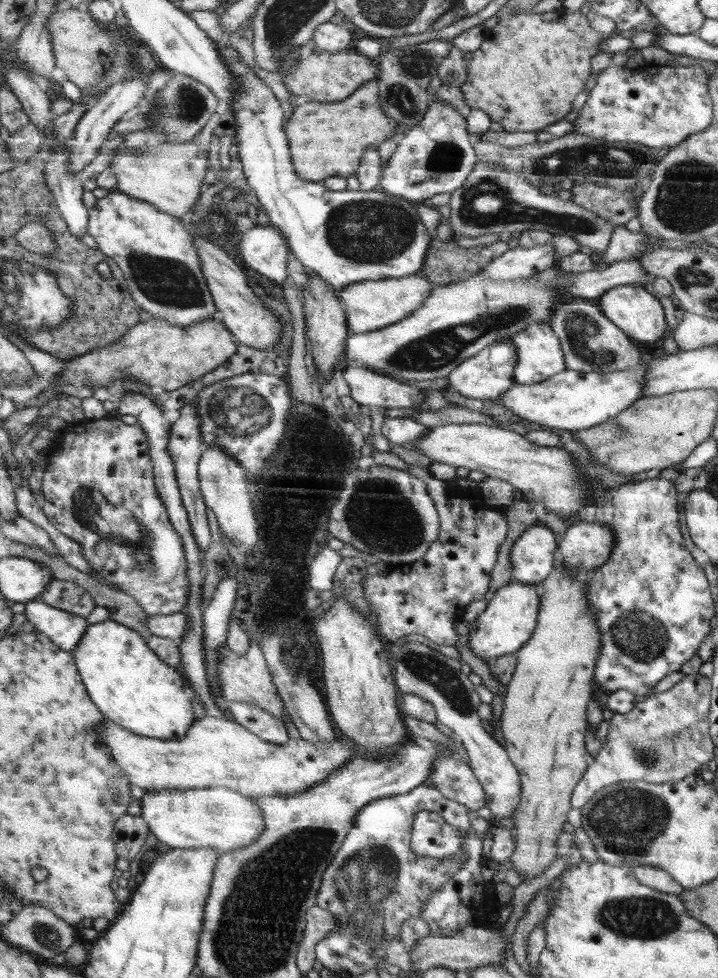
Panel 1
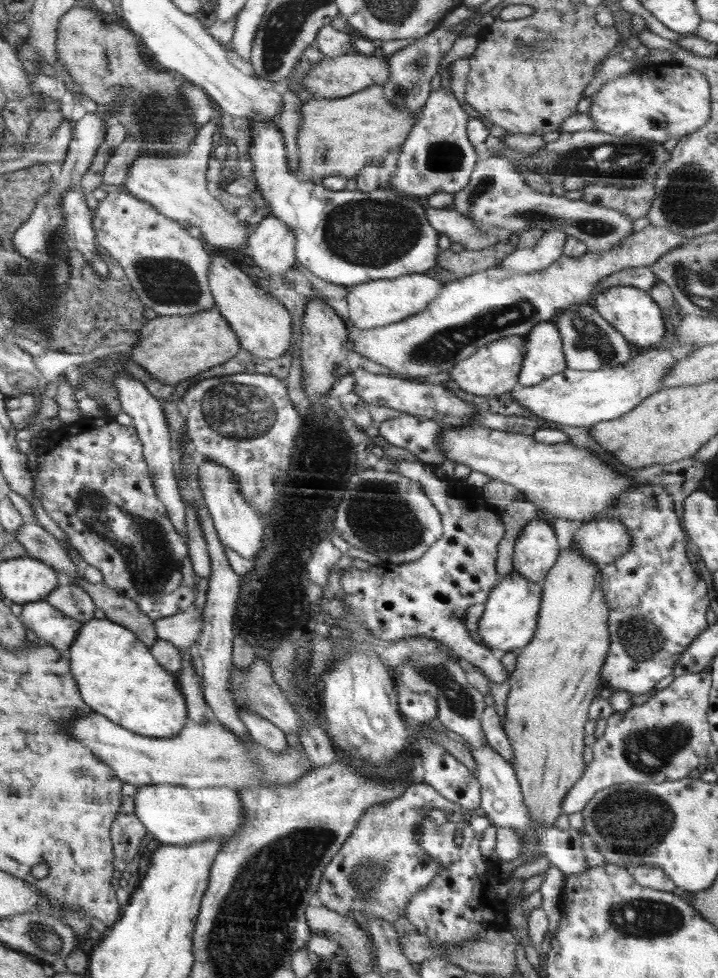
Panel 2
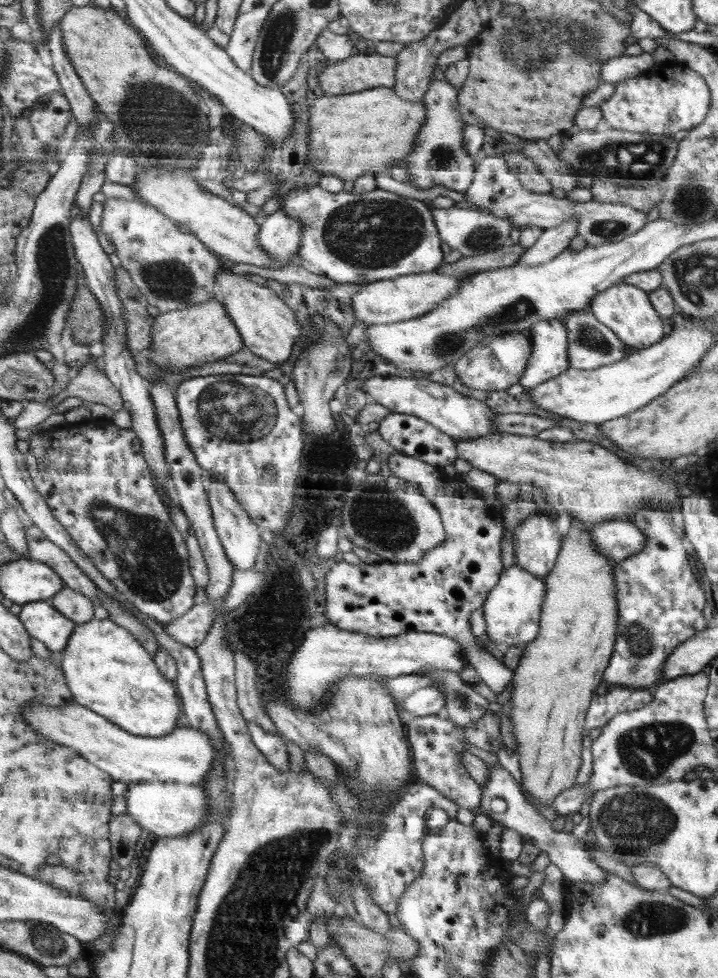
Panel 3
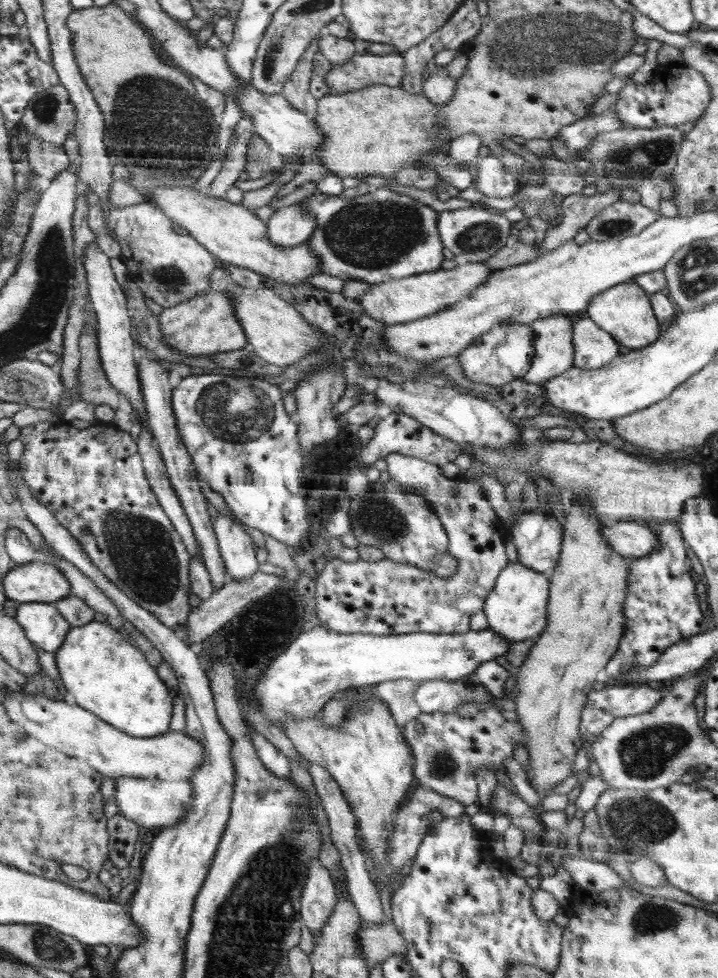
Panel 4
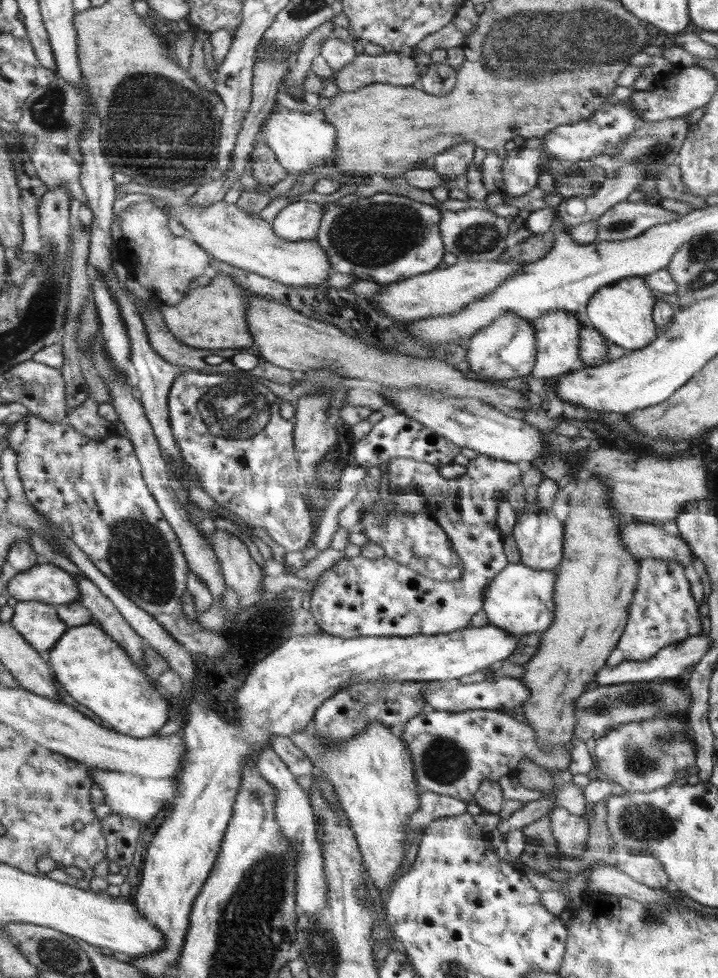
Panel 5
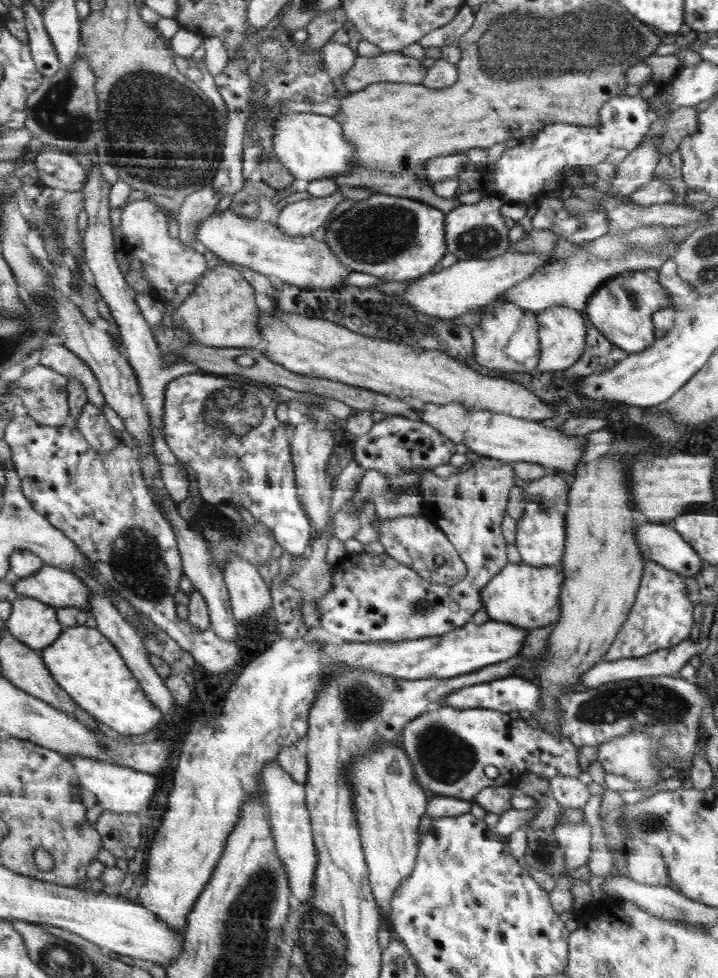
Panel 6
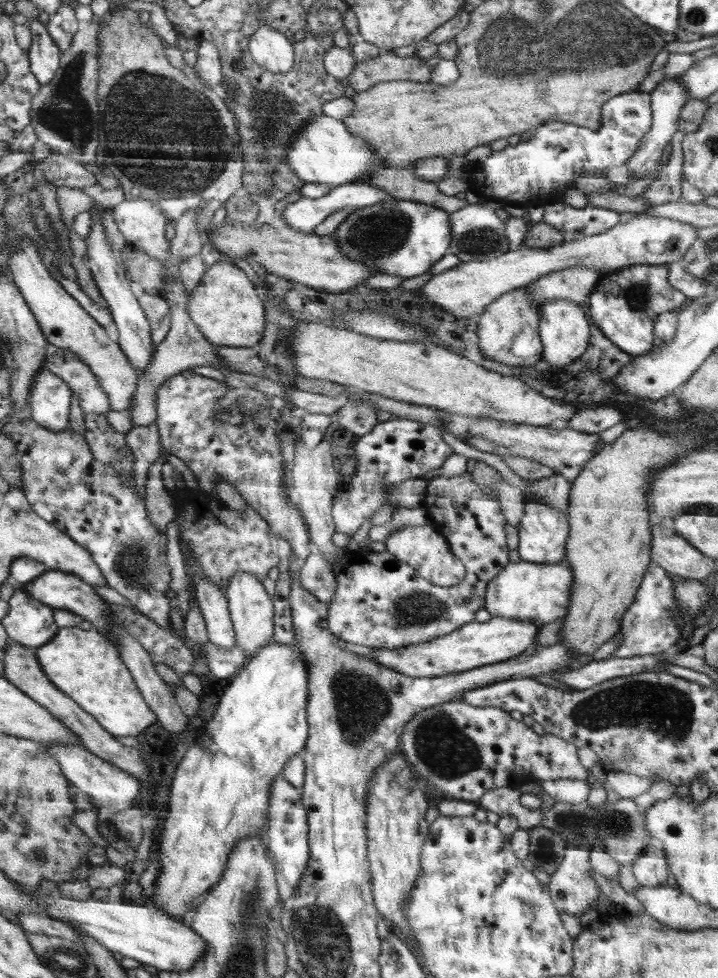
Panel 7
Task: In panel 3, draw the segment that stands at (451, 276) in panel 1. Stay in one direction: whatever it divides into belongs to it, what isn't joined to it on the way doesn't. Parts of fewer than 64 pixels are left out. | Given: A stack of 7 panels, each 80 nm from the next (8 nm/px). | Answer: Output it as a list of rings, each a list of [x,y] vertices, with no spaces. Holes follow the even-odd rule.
[[[511,244],[495,248],[480,255],[461,257],[454,263],[442,264],[438,268],[438,274],[448,276],[462,276],[465,272],[476,274],[485,270],[492,270],[516,264],[517,260],[525,254],[526,248],[518,244]]]

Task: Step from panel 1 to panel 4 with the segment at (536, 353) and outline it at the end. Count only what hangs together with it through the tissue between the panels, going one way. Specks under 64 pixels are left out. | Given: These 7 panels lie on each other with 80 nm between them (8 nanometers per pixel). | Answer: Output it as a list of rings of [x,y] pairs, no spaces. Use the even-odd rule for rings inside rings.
[[[554,315],[529,324],[533,329],[534,358],[523,380],[542,385],[574,366],[574,320]]]

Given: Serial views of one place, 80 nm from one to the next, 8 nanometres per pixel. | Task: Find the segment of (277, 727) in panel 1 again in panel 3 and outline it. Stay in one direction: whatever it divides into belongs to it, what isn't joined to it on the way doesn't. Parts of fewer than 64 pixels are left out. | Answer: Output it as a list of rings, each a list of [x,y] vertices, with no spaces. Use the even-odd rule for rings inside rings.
[[[247,722],[249,732],[256,748],[273,764],[280,772],[290,770],[289,757],[286,745],[278,738],[278,733],[268,732],[258,724]]]

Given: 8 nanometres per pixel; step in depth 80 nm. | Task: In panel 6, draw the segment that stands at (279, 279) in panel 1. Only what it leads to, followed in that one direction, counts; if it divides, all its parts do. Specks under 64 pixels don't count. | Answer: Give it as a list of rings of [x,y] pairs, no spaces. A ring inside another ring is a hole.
[[[340,186],[336,192],[325,197],[312,197],[286,205],[280,212],[276,226],[290,236],[318,236],[337,204],[348,198],[353,202],[372,198],[373,194],[354,186]]]

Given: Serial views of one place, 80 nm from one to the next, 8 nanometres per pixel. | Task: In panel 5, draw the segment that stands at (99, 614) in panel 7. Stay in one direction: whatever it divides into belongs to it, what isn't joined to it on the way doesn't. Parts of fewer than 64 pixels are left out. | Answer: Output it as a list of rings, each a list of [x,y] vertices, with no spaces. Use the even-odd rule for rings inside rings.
[[[49,562],[36,564],[28,572],[17,572],[8,582],[6,595],[17,601],[34,600],[56,606],[80,602],[77,578]]]

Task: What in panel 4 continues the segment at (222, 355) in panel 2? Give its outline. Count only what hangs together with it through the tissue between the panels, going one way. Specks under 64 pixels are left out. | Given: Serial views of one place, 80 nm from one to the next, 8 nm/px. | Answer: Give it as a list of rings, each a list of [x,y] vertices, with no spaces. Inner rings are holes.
[[[210,288],[202,296],[195,296],[172,308],[164,308],[158,320],[167,345],[187,356],[208,356],[248,346],[248,337],[236,315],[234,300],[228,290]]]

